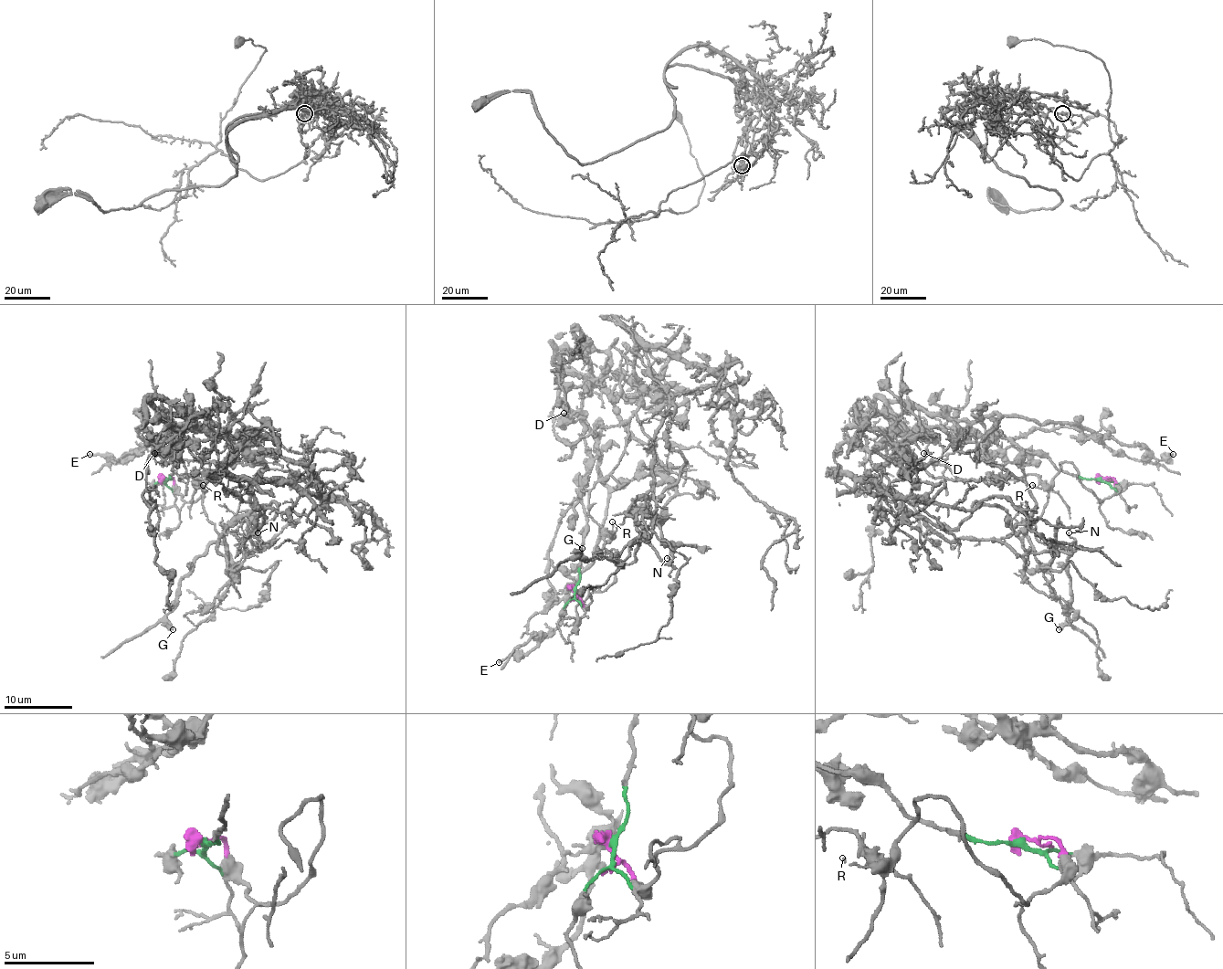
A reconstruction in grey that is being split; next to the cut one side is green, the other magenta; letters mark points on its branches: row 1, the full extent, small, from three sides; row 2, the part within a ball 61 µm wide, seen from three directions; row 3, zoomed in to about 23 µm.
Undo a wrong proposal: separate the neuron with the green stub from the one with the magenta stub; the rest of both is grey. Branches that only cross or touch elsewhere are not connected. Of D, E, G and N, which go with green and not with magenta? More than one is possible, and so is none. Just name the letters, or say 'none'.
D, E, N

